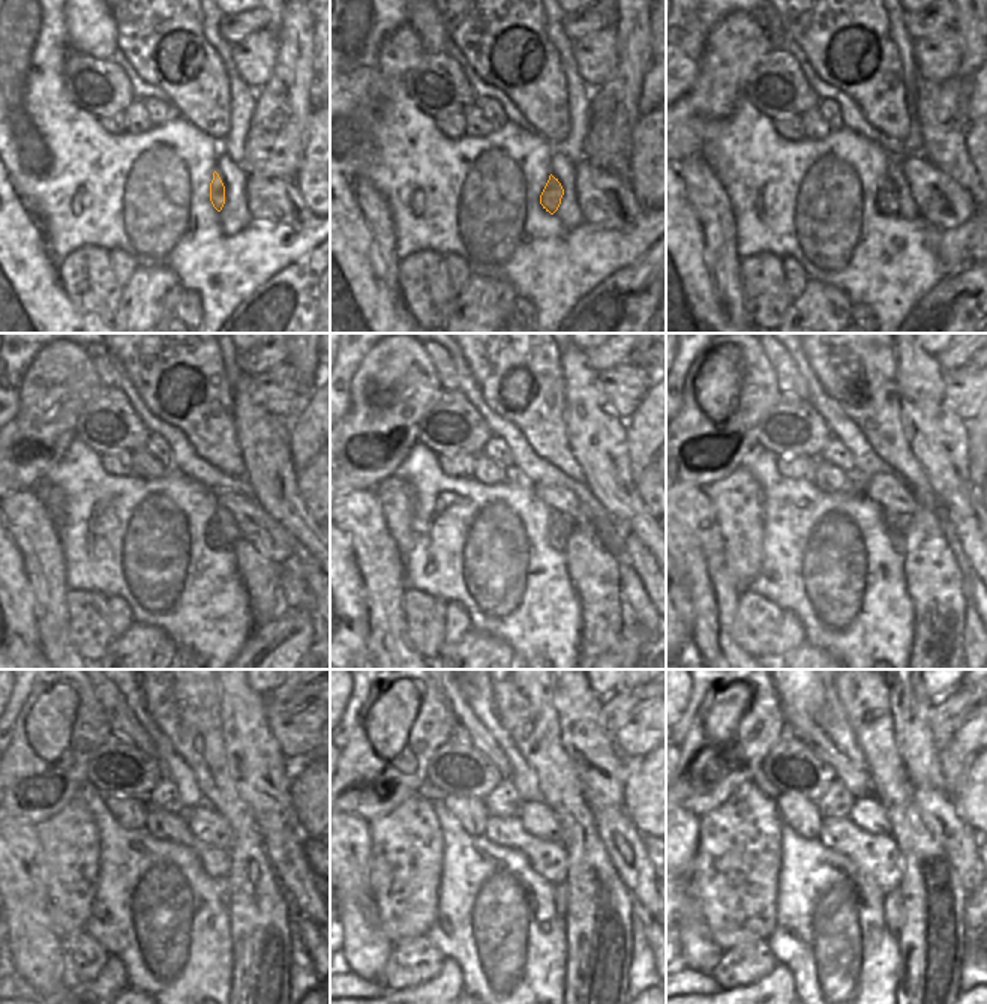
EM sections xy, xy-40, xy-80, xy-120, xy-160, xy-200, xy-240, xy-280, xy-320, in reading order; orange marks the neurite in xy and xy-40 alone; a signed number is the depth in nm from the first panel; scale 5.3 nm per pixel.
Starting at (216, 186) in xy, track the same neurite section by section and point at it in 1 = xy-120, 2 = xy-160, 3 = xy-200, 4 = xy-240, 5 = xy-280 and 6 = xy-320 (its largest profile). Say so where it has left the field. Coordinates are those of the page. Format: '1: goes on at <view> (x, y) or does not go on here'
1: goes on at xy-120 (215, 538)
2: goes on at xy-160 (555, 539)
3: goes on at xy-200 (897, 541)
4: goes on at xy-240 (222, 887)
5: goes on at xy-280 (560, 890)
6: goes on at xy-320 (893, 901)

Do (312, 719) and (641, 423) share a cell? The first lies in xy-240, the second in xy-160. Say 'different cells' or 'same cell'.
different cells

